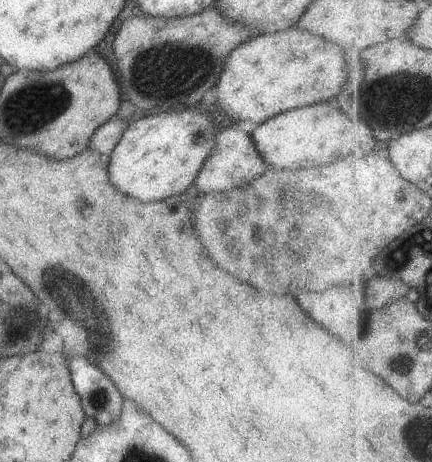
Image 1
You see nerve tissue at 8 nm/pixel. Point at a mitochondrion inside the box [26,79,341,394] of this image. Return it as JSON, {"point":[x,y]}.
{"point":[75,296]}

